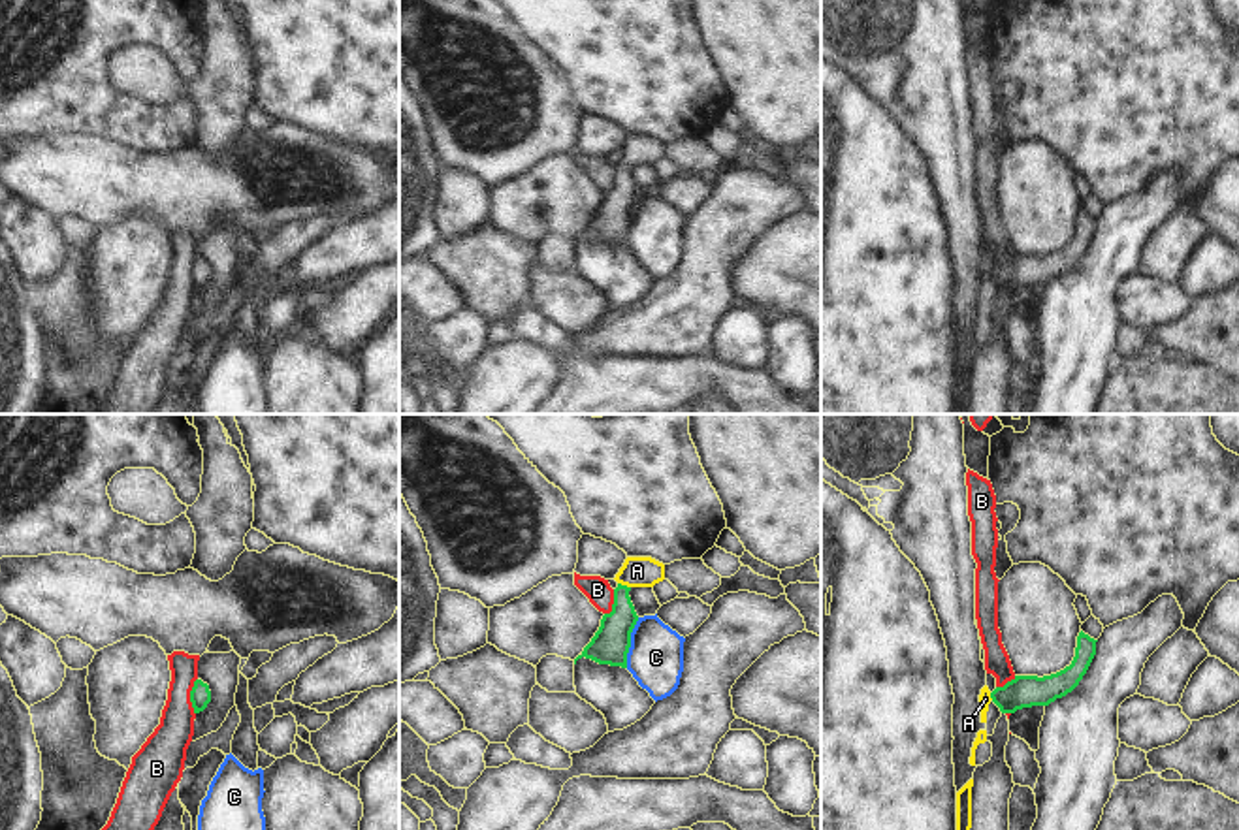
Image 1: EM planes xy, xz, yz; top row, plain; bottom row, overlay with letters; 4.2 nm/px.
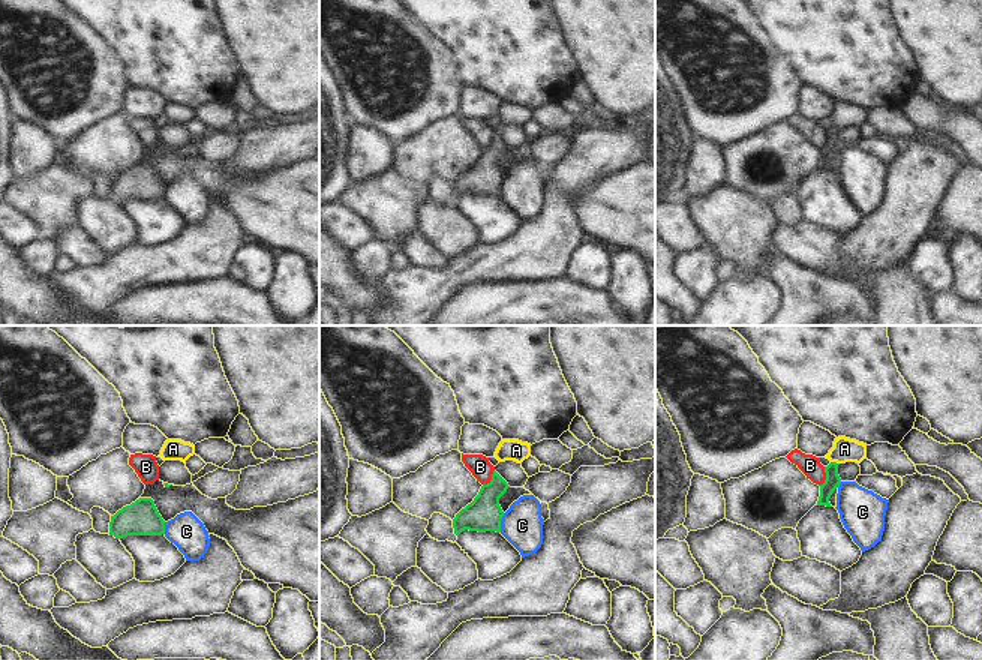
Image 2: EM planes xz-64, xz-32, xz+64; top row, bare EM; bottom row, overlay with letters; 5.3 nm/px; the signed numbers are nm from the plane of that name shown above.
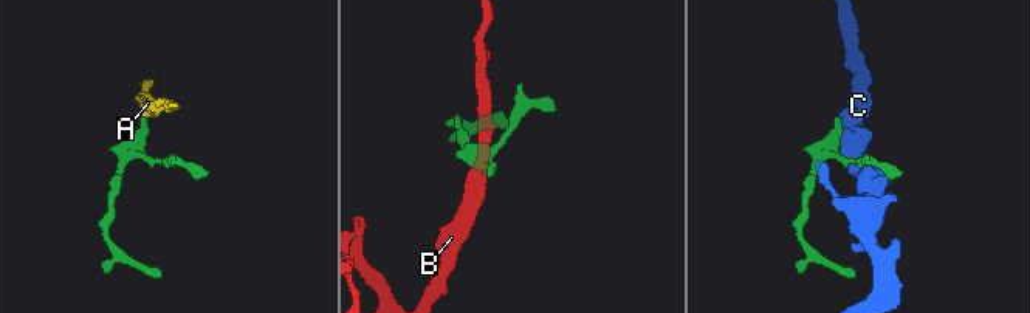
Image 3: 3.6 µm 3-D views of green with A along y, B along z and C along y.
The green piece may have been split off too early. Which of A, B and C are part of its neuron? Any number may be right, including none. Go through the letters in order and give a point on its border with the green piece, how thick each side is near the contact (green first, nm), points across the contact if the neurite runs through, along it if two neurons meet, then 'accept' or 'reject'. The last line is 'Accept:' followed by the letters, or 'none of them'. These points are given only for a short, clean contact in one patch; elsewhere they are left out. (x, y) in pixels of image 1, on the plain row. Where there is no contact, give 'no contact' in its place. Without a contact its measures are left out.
A: meets green in xz at (624, 164); 160 nm thick on the green side, 130 nm on the other; runs through xz (612, 219), (622, 198), (624, 164), (637, 149); accept
B: meets green in xy at (191, 275); 90 nm thick on the green side, 180 nm on the other; border along xy (196, 256), (191, 268), (194, 292); reject
C: meets green in xz at (629, 221); 160 nm thick on the green side, 240 nm on the other; reject
Accept: A

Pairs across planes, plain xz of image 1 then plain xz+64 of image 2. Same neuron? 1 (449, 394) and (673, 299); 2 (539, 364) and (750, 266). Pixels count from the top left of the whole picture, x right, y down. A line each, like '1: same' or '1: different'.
1: same
2: different

